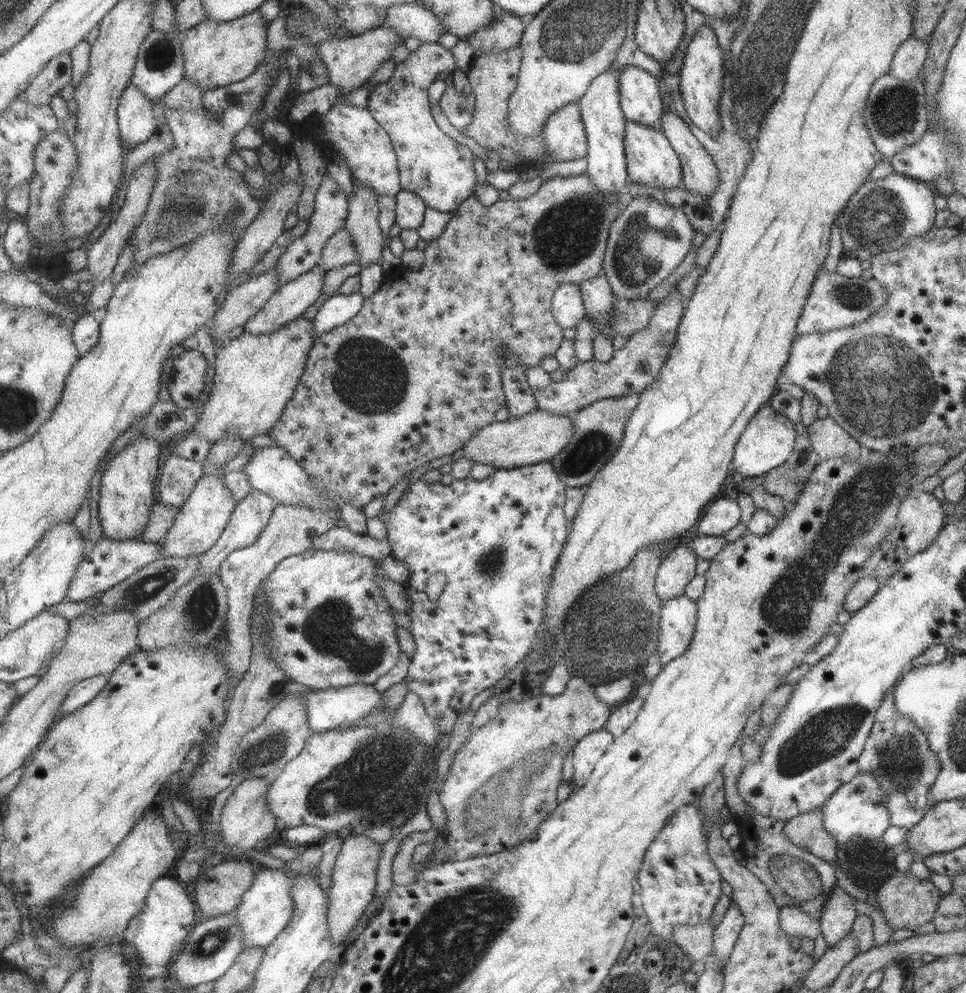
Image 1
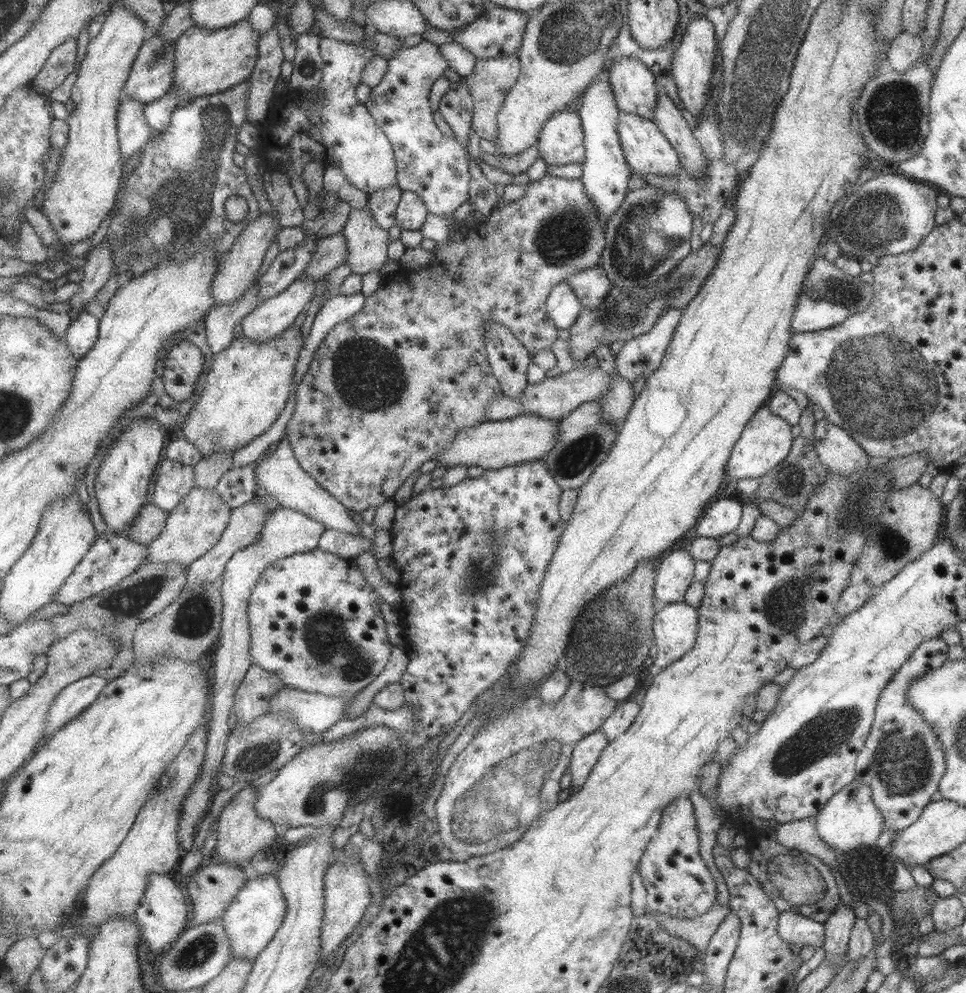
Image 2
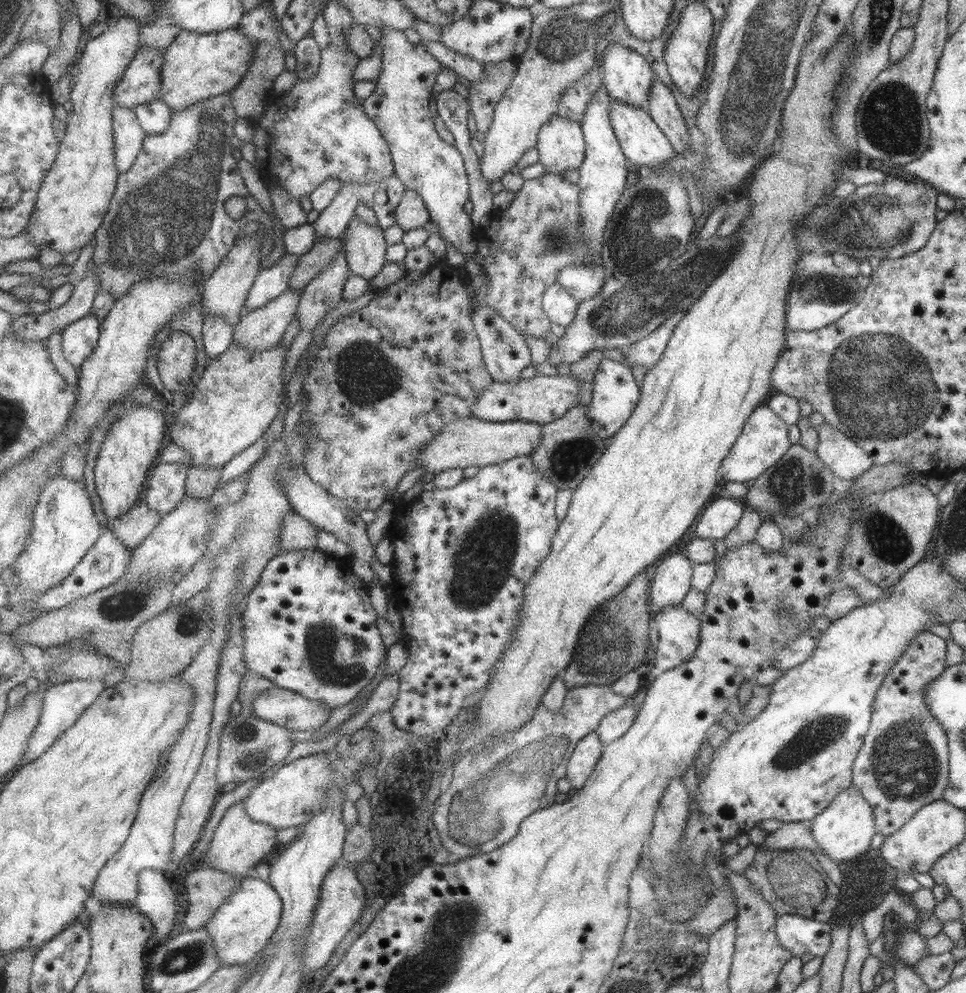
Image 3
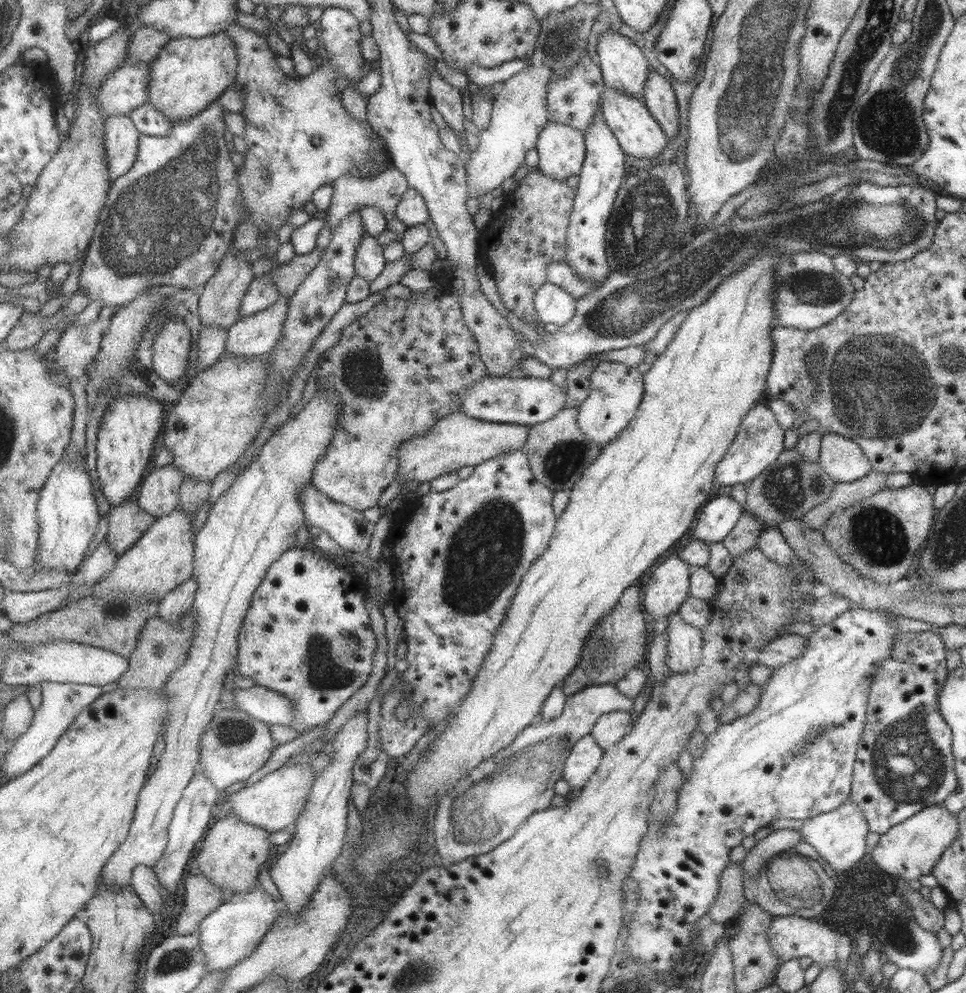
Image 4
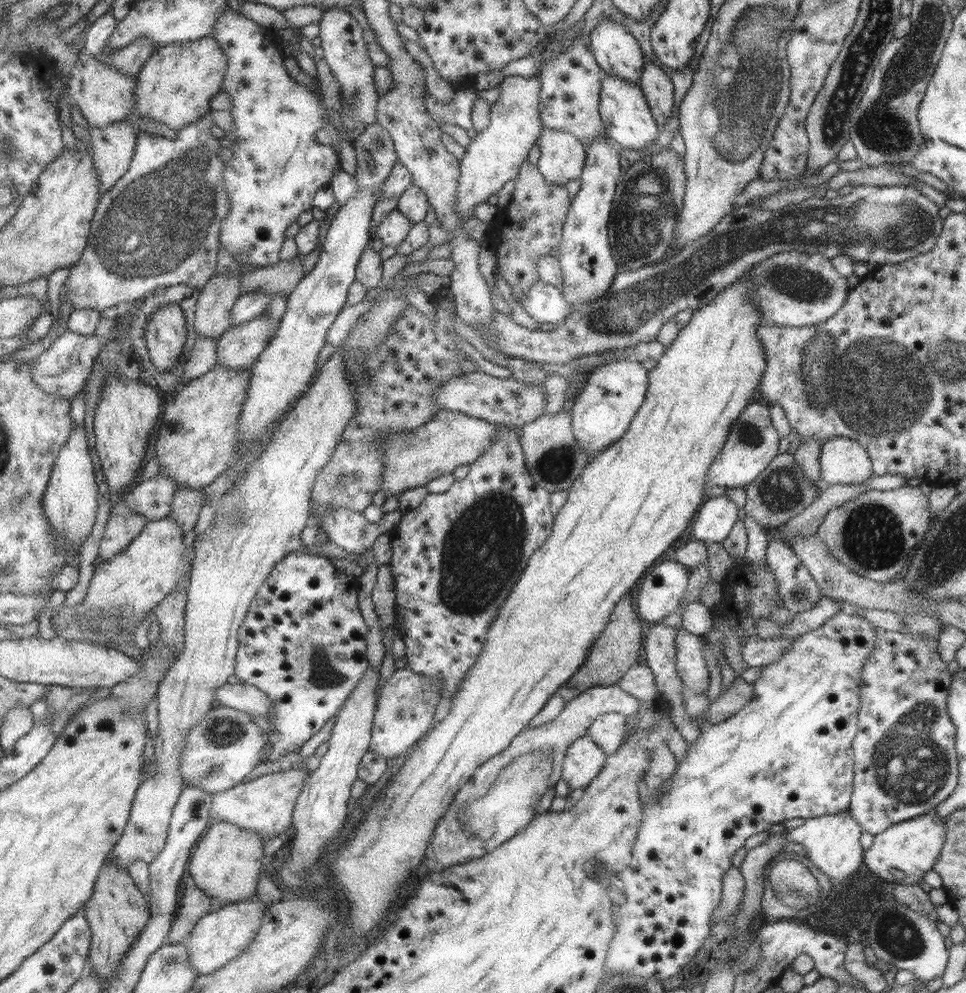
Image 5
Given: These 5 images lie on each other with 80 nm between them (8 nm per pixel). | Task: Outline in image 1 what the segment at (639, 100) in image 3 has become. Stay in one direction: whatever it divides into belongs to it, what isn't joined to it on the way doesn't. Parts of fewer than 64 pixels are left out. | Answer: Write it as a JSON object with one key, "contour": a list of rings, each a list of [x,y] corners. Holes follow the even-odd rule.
{"contour":[[[642,68],[619,69],[619,108],[624,119],[660,130],[663,113],[658,80]]]}

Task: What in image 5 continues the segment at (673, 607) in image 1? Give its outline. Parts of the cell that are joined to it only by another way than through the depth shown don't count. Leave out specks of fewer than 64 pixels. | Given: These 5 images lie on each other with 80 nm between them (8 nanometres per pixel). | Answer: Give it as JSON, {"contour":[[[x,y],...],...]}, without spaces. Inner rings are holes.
{"contour":[[[679,626],[674,645],[675,670],[679,678],[696,694],[704,693],[708,685],[708,672],[698,636]]]}

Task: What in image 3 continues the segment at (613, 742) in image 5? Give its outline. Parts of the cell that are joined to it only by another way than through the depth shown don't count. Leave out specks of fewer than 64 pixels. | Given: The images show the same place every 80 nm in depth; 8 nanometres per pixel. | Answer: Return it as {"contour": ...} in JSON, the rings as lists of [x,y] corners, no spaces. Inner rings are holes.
{"contour":[[[629,701],[601,717],[594,731],[598,734],[603,746],[625,734],[625,731],[633,724],[636,709]]]}

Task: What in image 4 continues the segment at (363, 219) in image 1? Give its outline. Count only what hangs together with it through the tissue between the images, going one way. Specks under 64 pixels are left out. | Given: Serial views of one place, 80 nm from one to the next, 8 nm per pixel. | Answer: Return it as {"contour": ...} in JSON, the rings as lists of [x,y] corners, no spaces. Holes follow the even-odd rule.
{"contour":[[[365,231],[356,254],[356,273],[361,278],[366,278],[369,282],[375,280],[385,270],[388,263],[385,249],[386,247],[383,248],[379,244],[377,237]]]}

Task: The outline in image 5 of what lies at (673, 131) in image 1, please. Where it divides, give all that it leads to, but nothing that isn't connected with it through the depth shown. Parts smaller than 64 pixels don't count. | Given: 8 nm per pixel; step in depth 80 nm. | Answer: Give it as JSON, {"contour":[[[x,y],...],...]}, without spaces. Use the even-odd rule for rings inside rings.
{"contour":[[[650,61],[644,63],[639,85],[649,111],[658,126],[663,126],[671,118],[674,86],[661,66]]]}

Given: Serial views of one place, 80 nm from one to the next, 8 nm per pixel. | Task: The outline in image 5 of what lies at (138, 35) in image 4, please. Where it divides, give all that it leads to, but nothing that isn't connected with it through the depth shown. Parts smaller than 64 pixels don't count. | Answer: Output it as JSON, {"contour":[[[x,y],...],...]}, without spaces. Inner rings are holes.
{"contour":[[[139,37],[129,46],[120,48],[114,56],[109,56],[107,64],[129,76],[137,76],[157,49],[149,37]]]}

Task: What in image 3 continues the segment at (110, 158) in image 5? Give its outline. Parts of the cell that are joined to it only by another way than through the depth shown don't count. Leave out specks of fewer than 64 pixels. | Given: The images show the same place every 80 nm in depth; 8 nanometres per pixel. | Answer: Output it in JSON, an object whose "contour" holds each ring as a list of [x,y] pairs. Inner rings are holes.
{"contour":[[[118,106],[113,114],[116,132],[116,157],[120,174],[127,173],[144,149],[148,132],[141,126],[134,108]]]}

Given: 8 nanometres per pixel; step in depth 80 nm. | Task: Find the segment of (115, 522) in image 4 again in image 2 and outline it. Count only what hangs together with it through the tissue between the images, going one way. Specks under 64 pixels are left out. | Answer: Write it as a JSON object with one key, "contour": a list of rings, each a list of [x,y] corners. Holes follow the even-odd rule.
{"contour":[[[153,503],[146,504],[136,518],[136,523],[125,532],[125,535],[149,545],[163,532],[169,517],[169,511],[164,511]]]}

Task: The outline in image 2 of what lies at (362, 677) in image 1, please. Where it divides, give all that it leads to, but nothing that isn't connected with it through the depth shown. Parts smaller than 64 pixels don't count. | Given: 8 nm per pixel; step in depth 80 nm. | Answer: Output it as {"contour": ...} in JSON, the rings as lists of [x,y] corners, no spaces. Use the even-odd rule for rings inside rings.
{"contour":[[[321,548],[313,549],[307,552],[299,552],[291,556],[287,556],[274,562],[266,568],[261,580],[255,585],[253,595],[250,600],[249,614],[252,630],[252,649],[251,654],[254,663],[259,663],[269,672],[278,674],[291,688],[301,689],[310,693],[321,693],[329,696],[342,697],[349,695],[350,697],[365,690],[376,678],[386,669],[391,660],[394,644],[387,632],[388,623],[385,622],[383,614],[381,614],[381,602],[383,601],[377,592],[370,586],[368,578],[360,569],[357,558],[343,558],[341,555],[329,552]]]}

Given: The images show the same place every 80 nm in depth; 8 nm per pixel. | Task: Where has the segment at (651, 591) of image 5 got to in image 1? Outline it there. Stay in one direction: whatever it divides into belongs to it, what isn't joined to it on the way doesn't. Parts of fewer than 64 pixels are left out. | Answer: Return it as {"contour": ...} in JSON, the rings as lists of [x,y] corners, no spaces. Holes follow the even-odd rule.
{"contour":[[[677,545],[660,562],[654,590],[663,601],[683,595],[685,586],[695,576],[696,554],[689,547]]]}

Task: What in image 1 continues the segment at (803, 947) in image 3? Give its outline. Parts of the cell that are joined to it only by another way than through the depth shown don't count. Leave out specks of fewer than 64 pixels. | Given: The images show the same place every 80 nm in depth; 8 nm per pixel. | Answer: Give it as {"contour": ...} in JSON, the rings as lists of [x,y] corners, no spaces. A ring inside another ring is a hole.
{"contour":[[[795,902],[793,906],[782,906],[778,912],[779,930],[789,938],[814,938],[820,932],[820,925],[808,912],[801,910]]]}

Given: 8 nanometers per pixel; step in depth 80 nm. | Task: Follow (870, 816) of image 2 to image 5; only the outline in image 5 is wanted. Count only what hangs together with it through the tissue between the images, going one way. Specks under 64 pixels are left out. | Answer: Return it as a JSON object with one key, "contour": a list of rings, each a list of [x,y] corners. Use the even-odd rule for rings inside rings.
{"contour":[[[839,812],[838,814],[807,818],[798,828],[787,831],[788,842],[801,844],[805,851],[805,857],[813,863],[824,875],[827,875],[833,882],[843,880],[849,875],[859,872],[863,861],[863,850],[859,844],[862,829],[849,812]]]}

